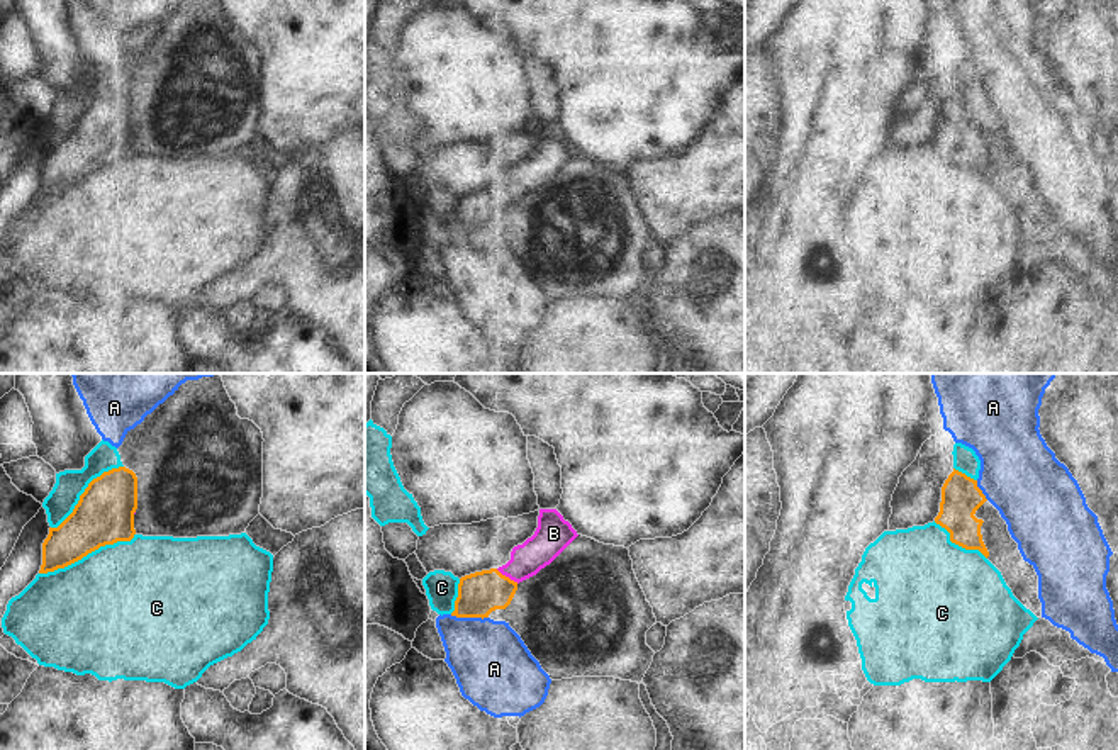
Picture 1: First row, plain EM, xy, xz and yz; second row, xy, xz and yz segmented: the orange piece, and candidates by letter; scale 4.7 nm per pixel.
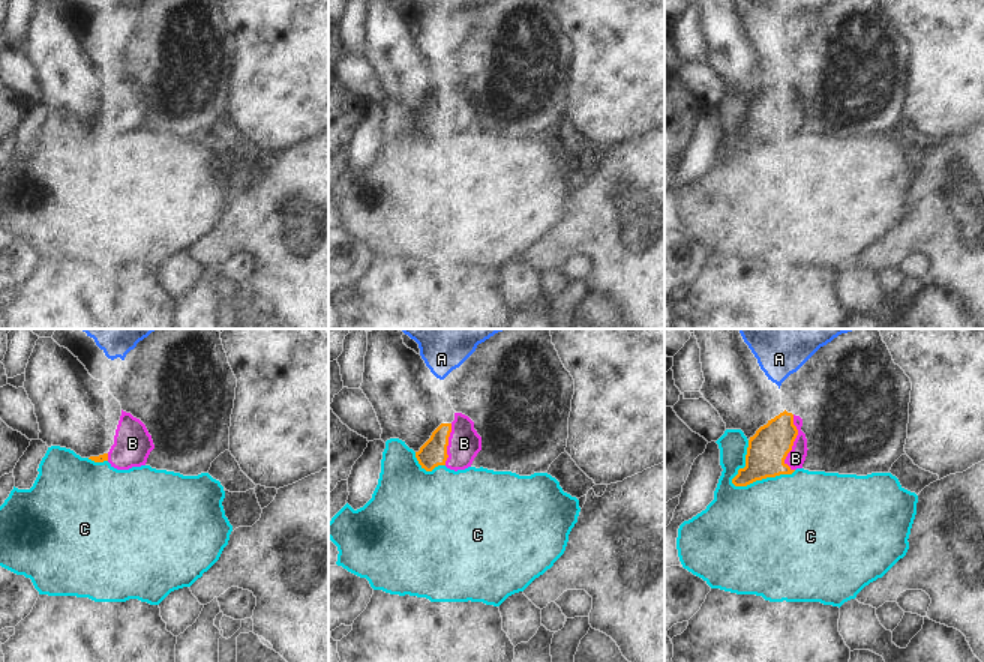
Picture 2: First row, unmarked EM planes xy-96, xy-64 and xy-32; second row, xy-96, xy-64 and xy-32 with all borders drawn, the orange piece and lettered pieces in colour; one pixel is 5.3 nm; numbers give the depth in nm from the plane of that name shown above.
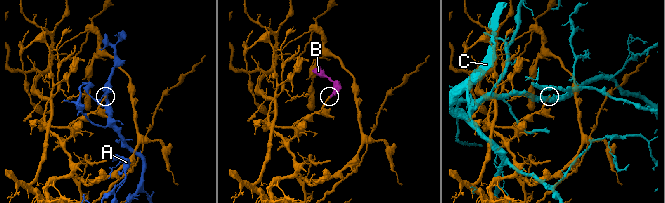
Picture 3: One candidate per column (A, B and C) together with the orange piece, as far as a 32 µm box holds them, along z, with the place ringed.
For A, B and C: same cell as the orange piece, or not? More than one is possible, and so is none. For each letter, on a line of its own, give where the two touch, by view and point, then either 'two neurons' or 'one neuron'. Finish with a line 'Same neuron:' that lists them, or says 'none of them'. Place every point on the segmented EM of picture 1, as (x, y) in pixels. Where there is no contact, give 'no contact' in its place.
A: xz (469, 616) | two neurons
B: xz (508, 577) | one neuron
C: xy (87, 554) | two neurons
Same neuron: B

